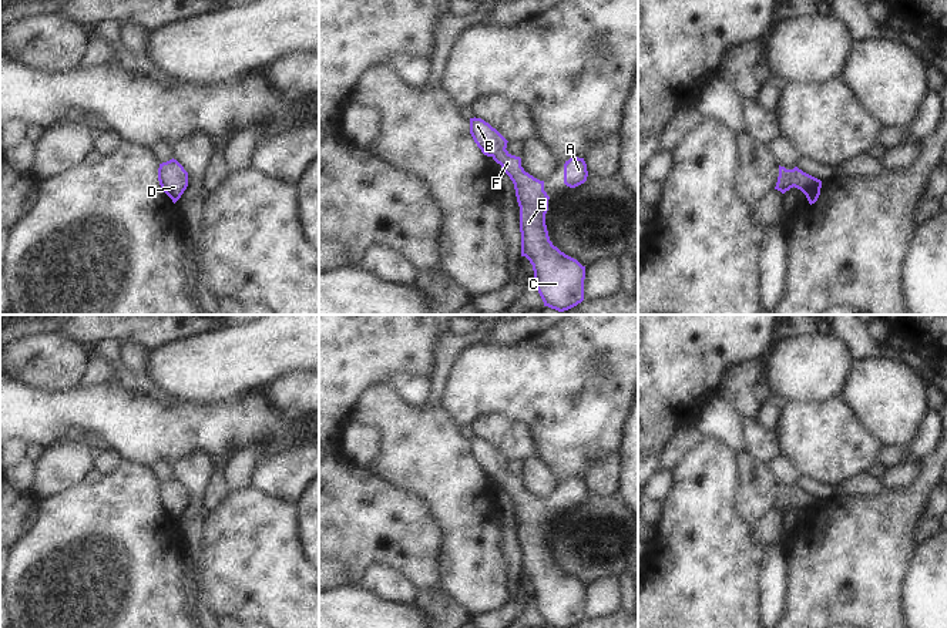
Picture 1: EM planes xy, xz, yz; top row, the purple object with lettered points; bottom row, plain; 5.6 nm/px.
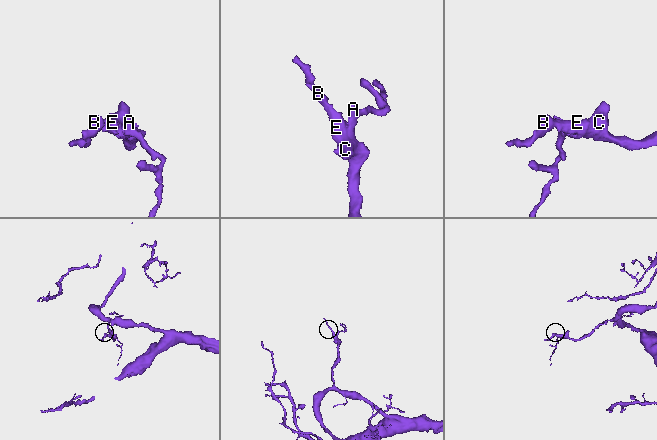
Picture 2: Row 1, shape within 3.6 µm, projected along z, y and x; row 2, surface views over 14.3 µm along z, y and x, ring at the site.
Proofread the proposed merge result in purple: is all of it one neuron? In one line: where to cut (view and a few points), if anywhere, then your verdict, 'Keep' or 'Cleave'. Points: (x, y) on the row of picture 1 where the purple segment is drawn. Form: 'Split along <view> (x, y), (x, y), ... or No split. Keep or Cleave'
No split. Keep.

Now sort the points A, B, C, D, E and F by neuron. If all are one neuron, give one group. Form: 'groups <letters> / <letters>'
groups A B C D E F

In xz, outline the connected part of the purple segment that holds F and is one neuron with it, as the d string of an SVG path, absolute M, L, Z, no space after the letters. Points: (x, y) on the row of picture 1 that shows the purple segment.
M476 117L470 118L470 134L481 152L500 164L514 184L520 206L521 256L525 256L533 265L535 288L544 306L558 312L577 306L584 300L585 266L561 252L550 241L545 225L550 197L544 191L544 181L540 181L524 171L521 167L521 158L511 155L506 150L508 141L484 120Z

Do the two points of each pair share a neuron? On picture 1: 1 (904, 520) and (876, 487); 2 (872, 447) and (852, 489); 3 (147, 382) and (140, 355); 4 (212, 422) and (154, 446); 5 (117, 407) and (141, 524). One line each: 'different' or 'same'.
1: different
2: different
3: same
4: same
5: different

